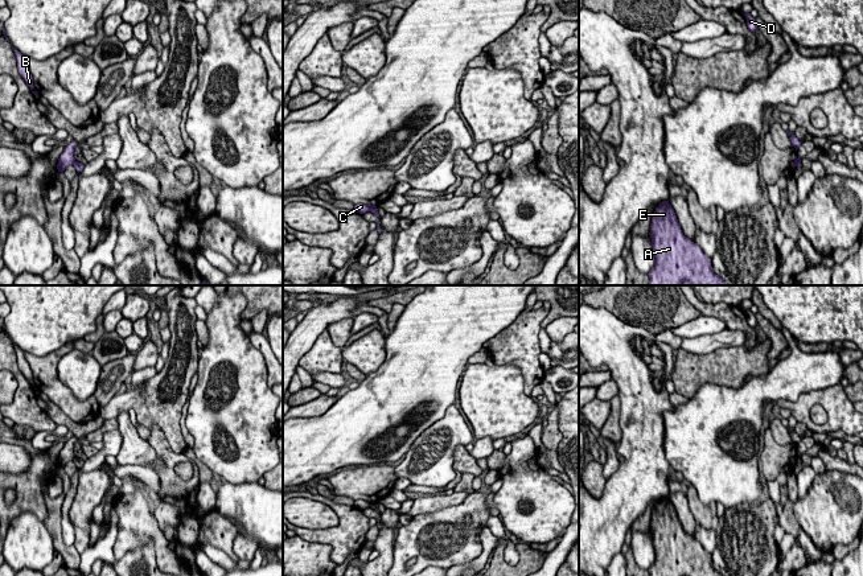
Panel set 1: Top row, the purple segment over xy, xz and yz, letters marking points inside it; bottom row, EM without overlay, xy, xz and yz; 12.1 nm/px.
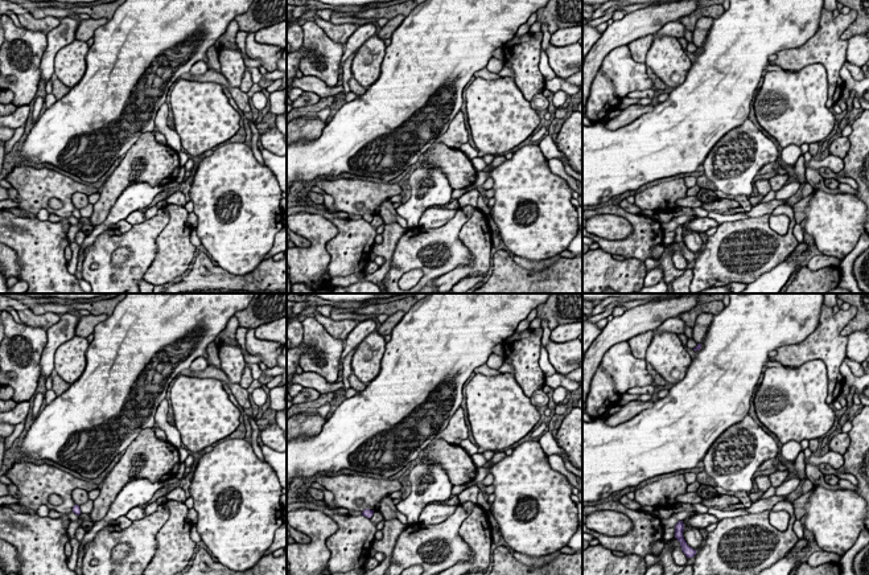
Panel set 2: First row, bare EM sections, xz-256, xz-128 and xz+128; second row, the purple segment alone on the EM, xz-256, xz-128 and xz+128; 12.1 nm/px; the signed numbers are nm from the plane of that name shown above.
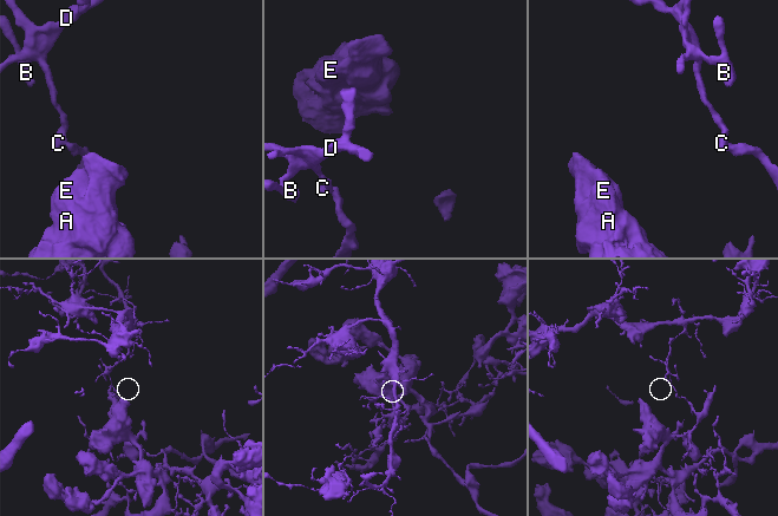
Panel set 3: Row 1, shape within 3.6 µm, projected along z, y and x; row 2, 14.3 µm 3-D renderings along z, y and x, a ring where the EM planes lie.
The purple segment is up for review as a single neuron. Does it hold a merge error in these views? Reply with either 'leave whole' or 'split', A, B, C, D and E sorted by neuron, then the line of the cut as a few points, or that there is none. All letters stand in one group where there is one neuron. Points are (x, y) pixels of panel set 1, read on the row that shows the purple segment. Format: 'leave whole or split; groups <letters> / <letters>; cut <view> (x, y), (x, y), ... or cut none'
split; groups A E / B C D; cut xz (372, 205), (369, 210)

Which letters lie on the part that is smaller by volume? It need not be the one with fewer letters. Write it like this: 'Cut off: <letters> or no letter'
Cut off: A, E

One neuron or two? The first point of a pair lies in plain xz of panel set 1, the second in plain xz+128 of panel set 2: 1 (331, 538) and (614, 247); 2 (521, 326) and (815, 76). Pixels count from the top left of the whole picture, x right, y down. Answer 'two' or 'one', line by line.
1: one
2: two

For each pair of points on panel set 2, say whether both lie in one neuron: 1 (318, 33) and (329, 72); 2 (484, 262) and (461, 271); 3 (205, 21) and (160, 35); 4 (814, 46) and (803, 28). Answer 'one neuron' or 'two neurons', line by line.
1: one neuron
2: one neuron
3: one neuron
4: two neurons

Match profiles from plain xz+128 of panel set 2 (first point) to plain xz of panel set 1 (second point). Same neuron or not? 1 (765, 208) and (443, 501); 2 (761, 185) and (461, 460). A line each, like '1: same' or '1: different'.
1: same
2: different

